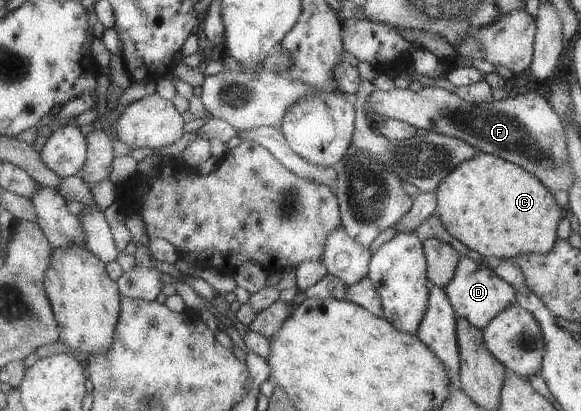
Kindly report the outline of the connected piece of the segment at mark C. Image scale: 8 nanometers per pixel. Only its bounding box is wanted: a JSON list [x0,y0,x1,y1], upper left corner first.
[434,152,562,259]

